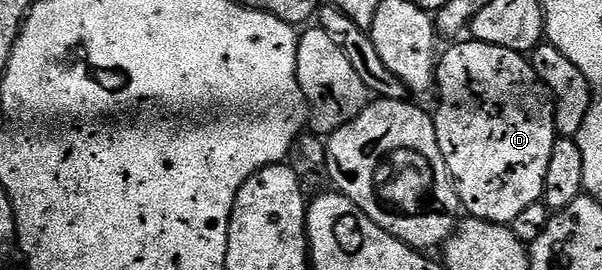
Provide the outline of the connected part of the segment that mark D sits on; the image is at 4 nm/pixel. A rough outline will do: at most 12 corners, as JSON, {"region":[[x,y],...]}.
{"region":[[439,56],[438,149],[471,218],[541,202],[556,109],[531,62]]}

